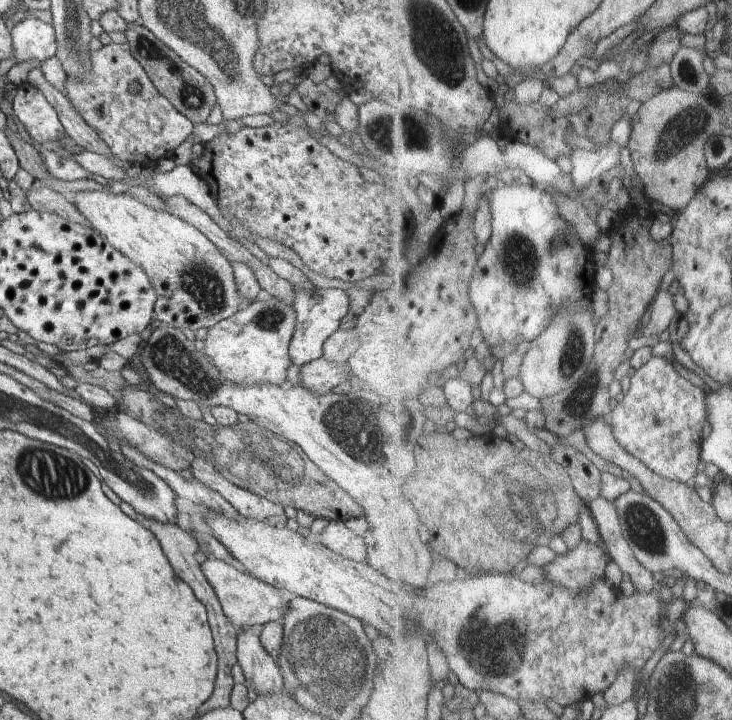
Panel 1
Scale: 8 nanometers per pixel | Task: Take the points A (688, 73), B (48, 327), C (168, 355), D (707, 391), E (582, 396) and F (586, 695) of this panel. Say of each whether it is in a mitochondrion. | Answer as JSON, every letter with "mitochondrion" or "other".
{"A":"mitochondrion","B":"other","C":"mitochondrion","D":"other","E":"mitochondrion","F":"other"}

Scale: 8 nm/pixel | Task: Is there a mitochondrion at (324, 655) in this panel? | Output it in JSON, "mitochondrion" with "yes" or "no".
{"mitochondrion":"yes"}

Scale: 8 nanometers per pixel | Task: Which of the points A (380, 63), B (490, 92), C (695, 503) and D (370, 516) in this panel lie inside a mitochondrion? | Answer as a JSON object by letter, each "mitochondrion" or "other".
{"A":"other","B":"other","C":"other","D":"other"}

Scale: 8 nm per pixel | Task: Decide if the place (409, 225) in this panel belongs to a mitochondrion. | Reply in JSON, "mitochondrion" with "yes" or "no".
{"mitochondrion":"no"}

